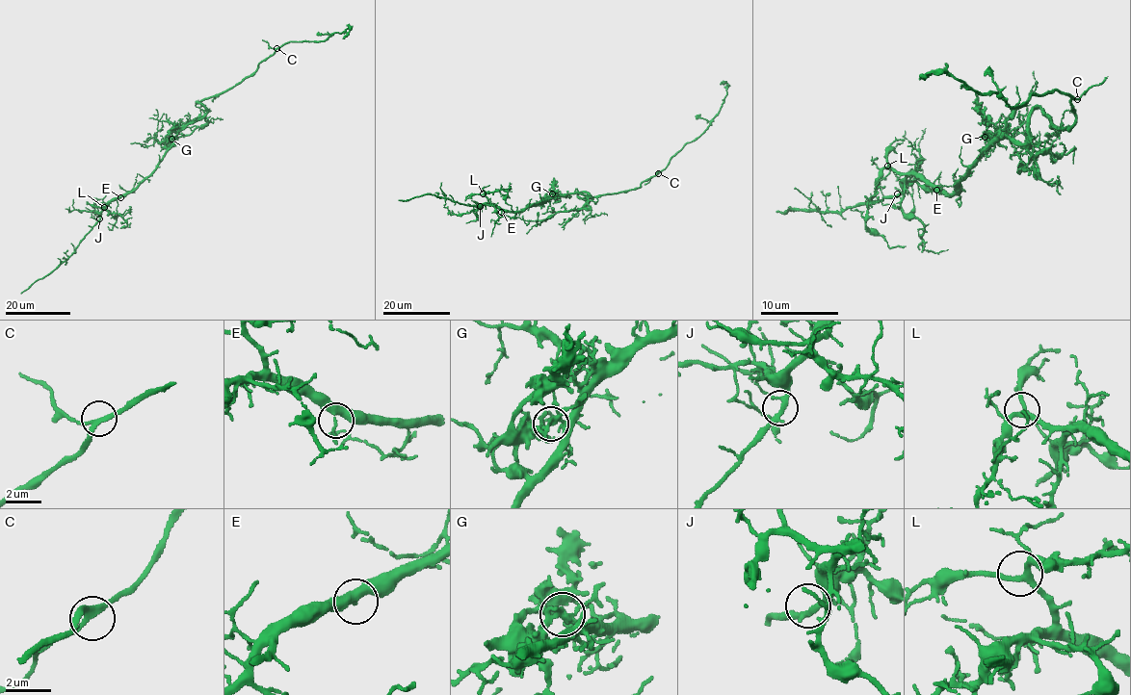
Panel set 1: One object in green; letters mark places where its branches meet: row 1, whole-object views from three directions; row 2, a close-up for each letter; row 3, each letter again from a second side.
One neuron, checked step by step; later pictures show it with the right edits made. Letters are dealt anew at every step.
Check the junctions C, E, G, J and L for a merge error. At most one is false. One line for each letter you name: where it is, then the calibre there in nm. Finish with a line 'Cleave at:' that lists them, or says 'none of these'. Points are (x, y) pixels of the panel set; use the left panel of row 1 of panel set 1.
G: place (171, 139); calibre 220 nm
Cleave at: G

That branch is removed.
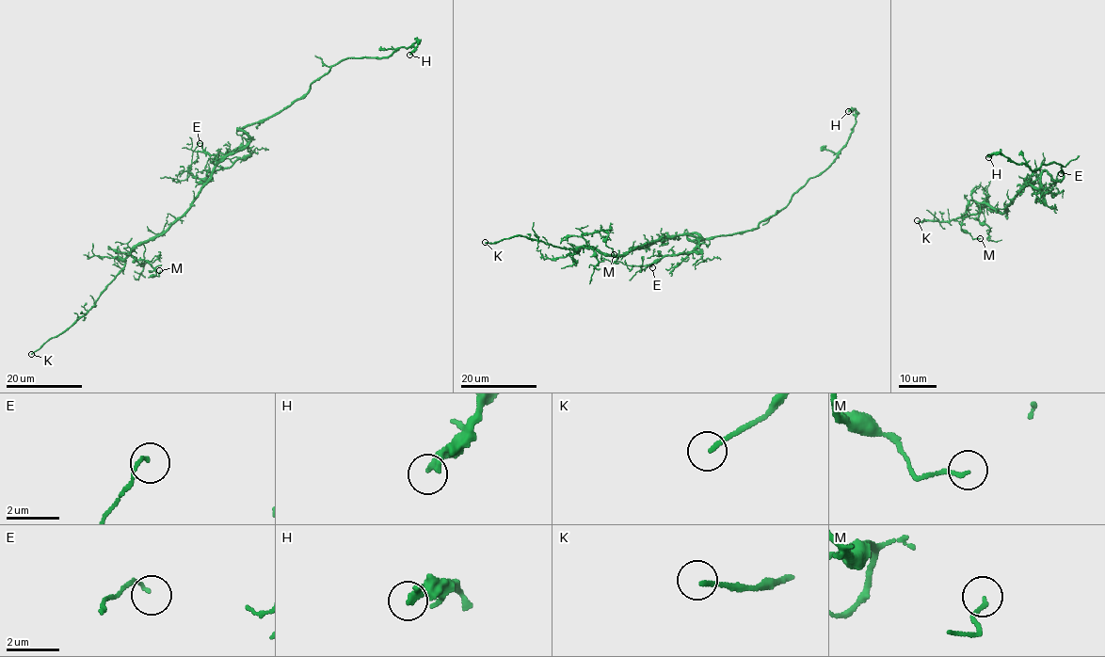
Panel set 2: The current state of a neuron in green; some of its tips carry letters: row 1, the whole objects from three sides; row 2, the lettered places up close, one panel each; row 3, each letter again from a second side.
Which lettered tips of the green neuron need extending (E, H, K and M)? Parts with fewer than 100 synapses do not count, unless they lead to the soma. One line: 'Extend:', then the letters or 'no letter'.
Extend: K

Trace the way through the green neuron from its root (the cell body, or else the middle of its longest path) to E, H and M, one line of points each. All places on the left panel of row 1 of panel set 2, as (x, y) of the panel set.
E: (239, 149), (248, 147), (249, 153), (200, 179), (188, 169), (192, 152), (200, 143)
H: (239, 149), (249, 137), (237, 128), (287, 108), (339, 61), (386, 56), (418, 41), (409, 55)
M: (239, 149), (220, 159), (194, 201), (162, 234), (131, 252), (146, 261), (156, 272), (152, 275), (159, 270)

